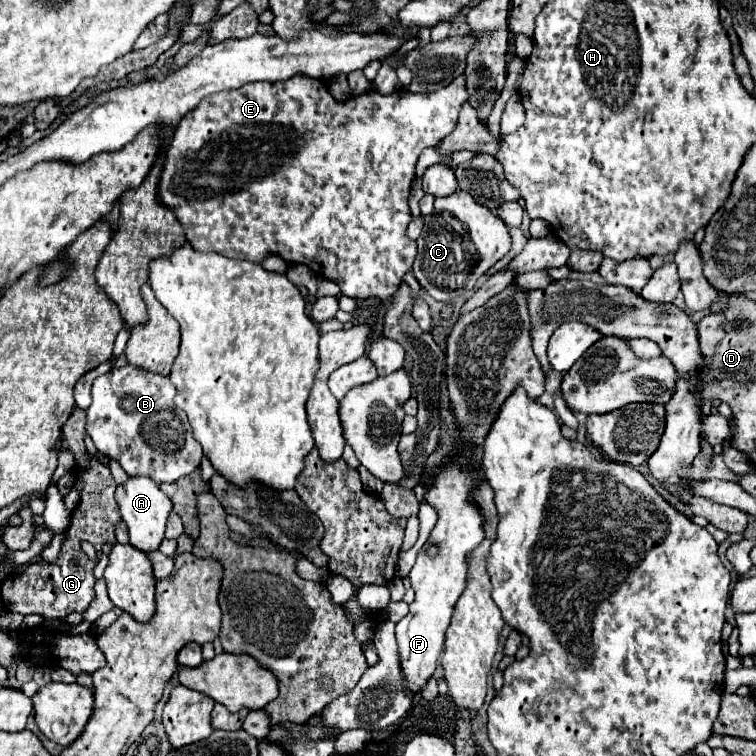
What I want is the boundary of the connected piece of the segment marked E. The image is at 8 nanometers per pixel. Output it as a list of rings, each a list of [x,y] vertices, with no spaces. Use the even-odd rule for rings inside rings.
[[[294,75],[286,81],[276,83],[248,83],[240,89],[230,89],[224,93],[214,93],[204,97],[196,109],[192,109],[188,115],[182,117],[182,121],[176,127],[176,133],[172,137],[170,147],[166,149],[166,161],[158,179],[158,201],[174,211],[178,223],[184,227],[186,241],[192,245],[194,251],[214,251],[230,259],[246,259],[252,263],[262,263],[268,255],[278,255],[286,263],[298,263],[306,265],[316,277],[326,277],[334,281],[342,295],[354,297],[354,299],[366,299],[366,297],[380,297],[388,299],[396,293],[402,275],[410,271],[412,261],[416,257],[416,245],[406,237],[406,227],[410,223],[410,209],[408,209],[408,195],[410,185],[414,181],[414,167],[418,161],[418,155],[440,141],[440,137],[448,135],[456,127],[456,117],[460,113],[462,103],[468,99],[466,91],[466,77],[456,77],[448,87],[434,91],[434,93],[410,93],[406,89],[396,91],[392,95],[380,95],[376,91],[370,91],[360,97],[350,97],[346,103],[334,101],[324,81],[316,81],[312,77]]]

